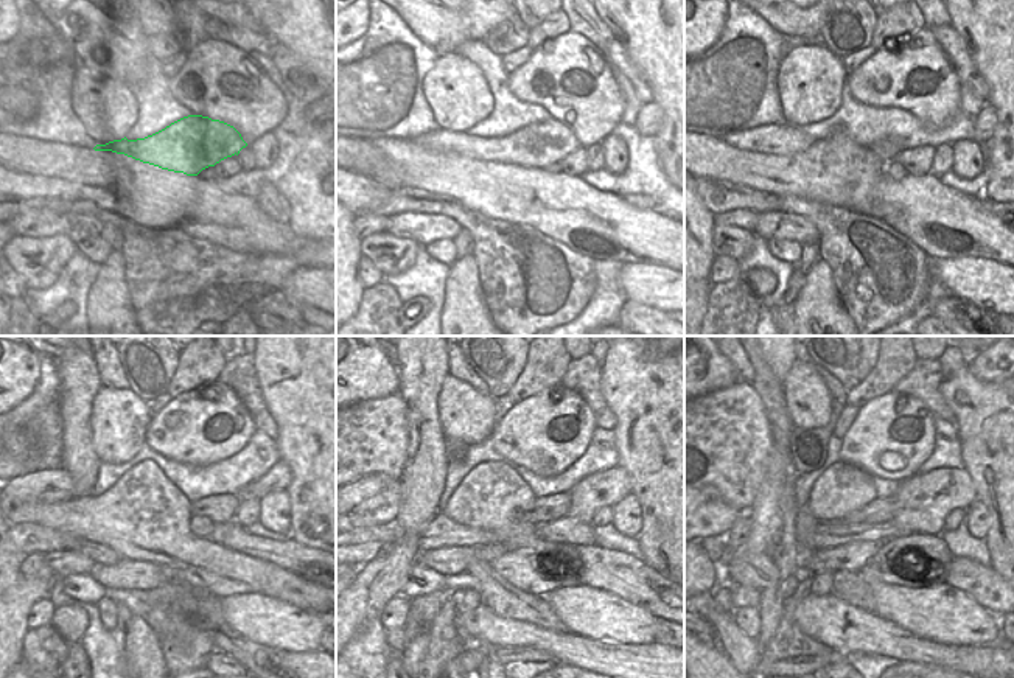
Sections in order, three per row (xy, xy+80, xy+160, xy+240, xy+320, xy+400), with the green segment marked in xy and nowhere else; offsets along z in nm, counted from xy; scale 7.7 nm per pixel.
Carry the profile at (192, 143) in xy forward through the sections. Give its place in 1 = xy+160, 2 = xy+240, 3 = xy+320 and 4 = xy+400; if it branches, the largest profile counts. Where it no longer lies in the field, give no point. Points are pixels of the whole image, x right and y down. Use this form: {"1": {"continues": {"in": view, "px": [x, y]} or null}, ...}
{"1": {"continues": {"in": "xy+160", "px": [775, 139]}}, "2": {"continues": {"in": "xy+240", "px": [50, 485]}}, "3": {"continues": {"in": "xy+320", "px": [374, 499]}}, "4": {"continues": {"in": "xy+400", "px": [716, 510]}}}

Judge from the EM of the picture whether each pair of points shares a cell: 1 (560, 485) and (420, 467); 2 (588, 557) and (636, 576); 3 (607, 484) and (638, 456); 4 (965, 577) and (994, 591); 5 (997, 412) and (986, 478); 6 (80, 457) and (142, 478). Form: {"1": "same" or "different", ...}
{"1": "different", "2": "same", "3": "different", "4": "same", "5": "same", "6": "different"}

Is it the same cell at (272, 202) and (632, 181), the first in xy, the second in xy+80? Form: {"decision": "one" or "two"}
{"decision": "two"}

